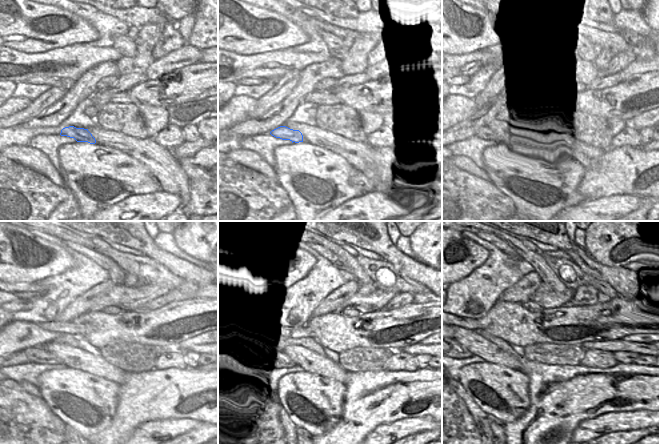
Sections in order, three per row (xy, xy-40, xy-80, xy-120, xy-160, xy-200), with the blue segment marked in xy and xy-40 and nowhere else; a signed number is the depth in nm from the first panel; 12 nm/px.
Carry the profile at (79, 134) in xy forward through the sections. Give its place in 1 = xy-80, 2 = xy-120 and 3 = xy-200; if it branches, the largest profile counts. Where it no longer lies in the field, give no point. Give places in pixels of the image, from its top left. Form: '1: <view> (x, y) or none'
1: xy-80 (485, 132)
2: xy-120 (38, 355)
3: xy-200 (472, 341)

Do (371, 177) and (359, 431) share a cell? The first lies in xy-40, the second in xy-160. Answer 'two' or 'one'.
one

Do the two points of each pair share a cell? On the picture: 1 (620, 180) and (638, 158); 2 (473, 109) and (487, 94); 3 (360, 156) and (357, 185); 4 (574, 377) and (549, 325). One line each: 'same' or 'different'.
1: same
2: different
3: same
4: different

